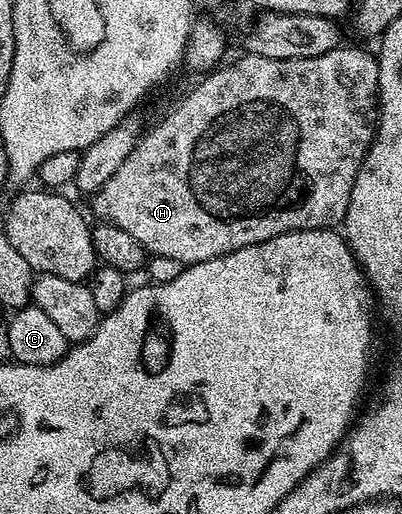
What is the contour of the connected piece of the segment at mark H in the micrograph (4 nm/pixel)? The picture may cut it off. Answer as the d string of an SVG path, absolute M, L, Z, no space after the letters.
M339 47L328 51L328 55L316 55L312 59L264 59L253 55L242 55L239 61L234 61L231 65L223 64L221 67L215 68L213 72L206 77L155 129L150 128L138 139L138 145L132 151L132 155L128 155L128 159L124 159L124 163L120 163L120 167L116 171L116 175L112 175L112 179L108 179L108 183L104 183L104 187L100 187L92 194L94 201L94 213L96 218L103 222L115 225L119 229L126 231L131 235L136 243L142 245L147 254L154 257L167 257L169 261L178 261L183 267L187 265L195 265L201 261L208 259L216 259L228 255L232 251L240 251L240 247L252 247L256 243L264 243L268 239L272 239L281 233L291 233L292 231L304 231L305 229L334 229L341 226L346 220L346 212L348 211L348 203L352 195L352 187L356 183L356 175L360 171L362 161L366 157L366 152L370 150L370 145L374 141L374 135L378 132L378 118L380 116L380 102L378 99L378 62L373 52L365 53L362 49L346 49L347 47Z

